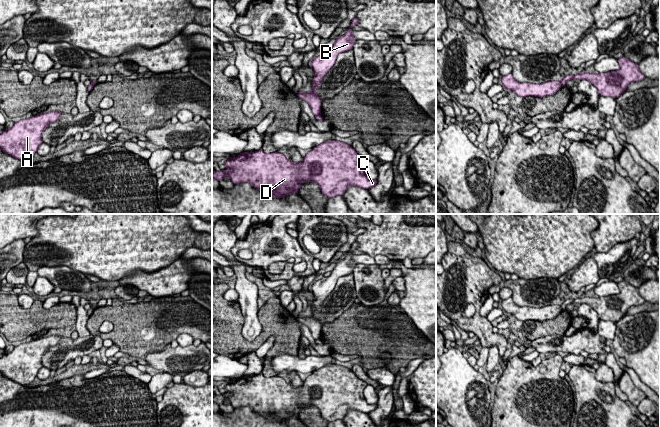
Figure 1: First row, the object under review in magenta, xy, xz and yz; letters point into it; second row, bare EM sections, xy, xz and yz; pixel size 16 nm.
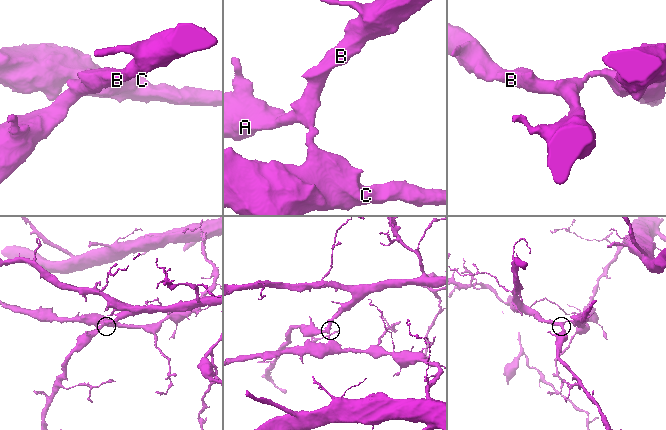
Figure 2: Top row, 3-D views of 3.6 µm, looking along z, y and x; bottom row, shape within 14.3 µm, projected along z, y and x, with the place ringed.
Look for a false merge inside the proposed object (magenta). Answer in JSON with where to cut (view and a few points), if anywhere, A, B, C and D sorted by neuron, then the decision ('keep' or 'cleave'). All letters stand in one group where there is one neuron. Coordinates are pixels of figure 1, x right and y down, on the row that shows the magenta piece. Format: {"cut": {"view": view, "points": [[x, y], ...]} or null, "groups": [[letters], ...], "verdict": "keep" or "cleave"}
{"cut": {"view": "yz", "points": [[560, 82], [562, 85]]}, "groups": [["A", "B"], ["C", "D"]], "verdict": "cleave"}

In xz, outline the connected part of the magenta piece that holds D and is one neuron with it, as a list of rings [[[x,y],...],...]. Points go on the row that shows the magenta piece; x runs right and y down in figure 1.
[[[326,141],[306,154],[301,163],[294,163],[279,152],[265,153],[262,148],[256,152],[241,152],[238,156],[225,161],[225,170],[214,171],[212,178],[221,181],[227,175],[233,184],[249,182],[259,191],[266,192],[270,198],[283,198],[298,193],[302,182],[315,182],[321,193],[330,198],[343,195],[350,185],[370,189],[377,184],[368,180],[364,165],[367,159],[358,155],[352,146],[337,141]]]

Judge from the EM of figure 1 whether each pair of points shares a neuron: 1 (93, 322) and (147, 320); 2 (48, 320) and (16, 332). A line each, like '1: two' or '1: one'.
1: one
2: one

